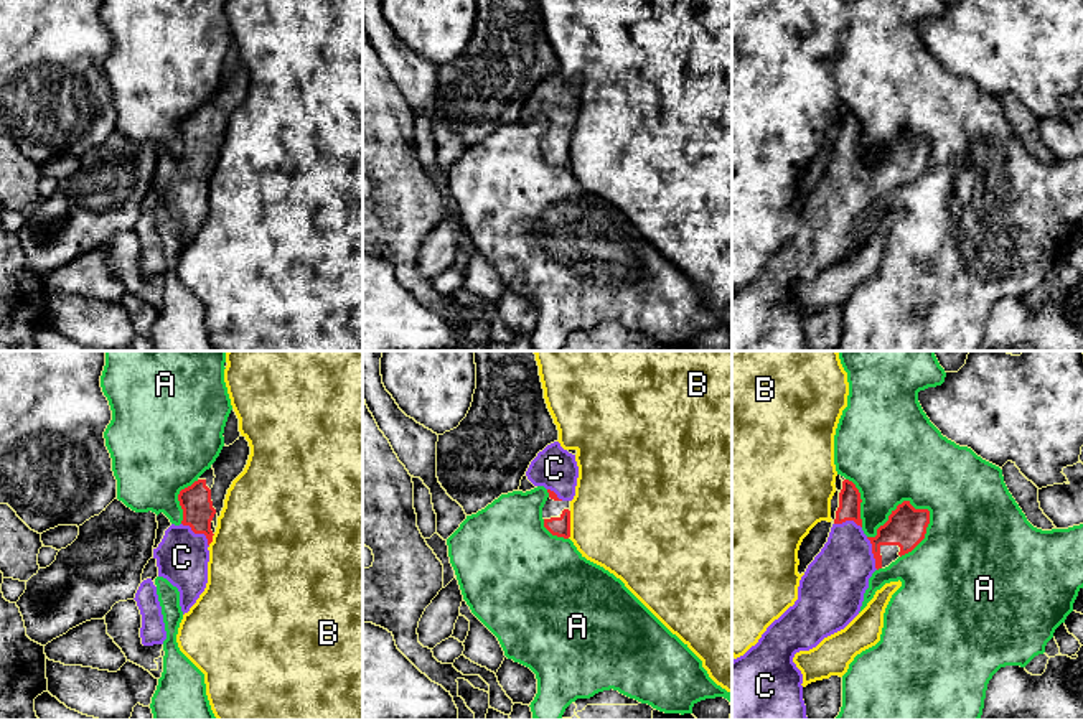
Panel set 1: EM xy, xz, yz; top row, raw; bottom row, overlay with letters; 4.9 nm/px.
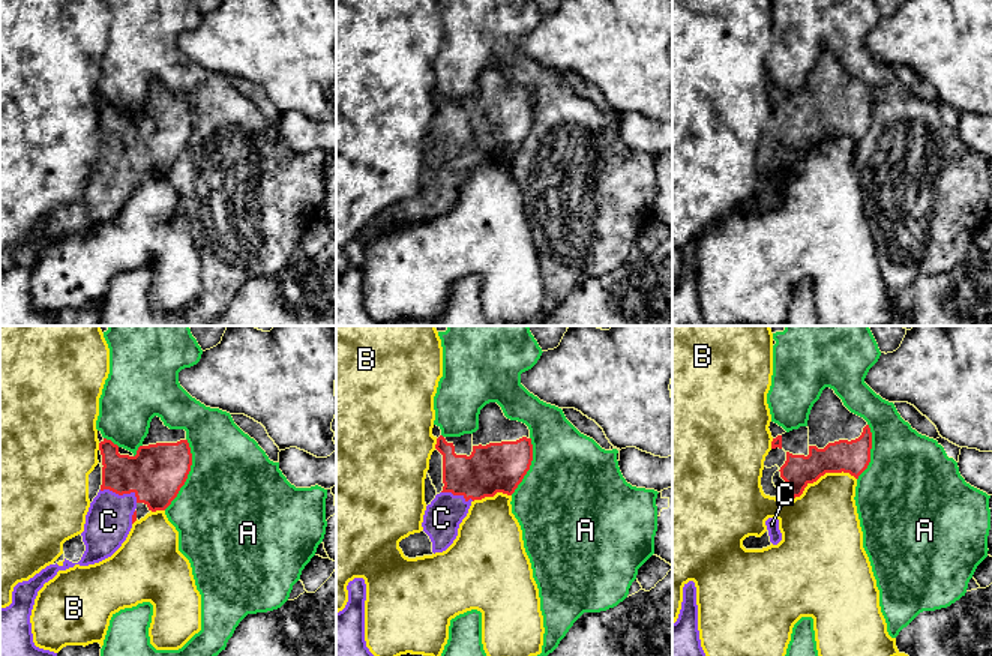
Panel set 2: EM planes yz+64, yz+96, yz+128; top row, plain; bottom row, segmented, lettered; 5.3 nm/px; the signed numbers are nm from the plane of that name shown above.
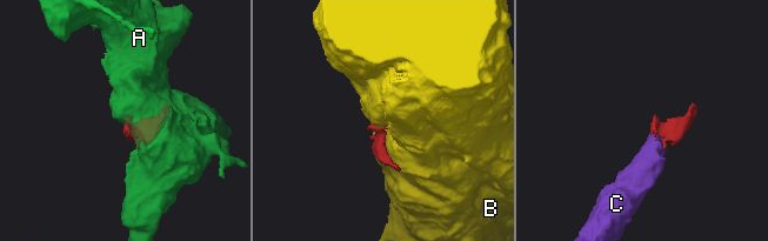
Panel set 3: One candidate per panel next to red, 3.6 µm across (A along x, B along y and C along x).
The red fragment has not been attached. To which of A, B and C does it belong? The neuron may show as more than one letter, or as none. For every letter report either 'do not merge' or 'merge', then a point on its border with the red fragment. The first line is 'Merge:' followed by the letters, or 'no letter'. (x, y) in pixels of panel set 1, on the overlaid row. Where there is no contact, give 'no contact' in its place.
Merge: C
A: do not merge | yz (897, 508)
B: do not merge | xz (569, 524)
C: merge | xy (198, 532)

